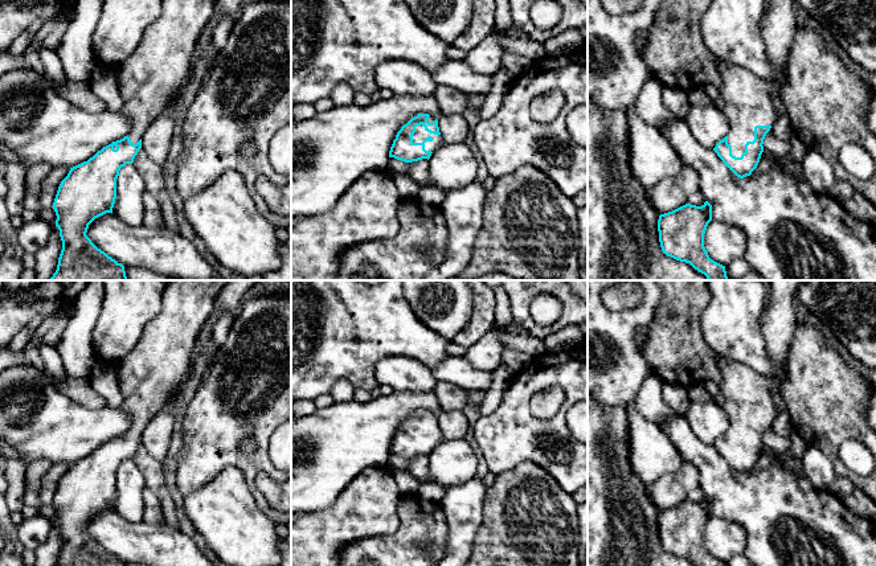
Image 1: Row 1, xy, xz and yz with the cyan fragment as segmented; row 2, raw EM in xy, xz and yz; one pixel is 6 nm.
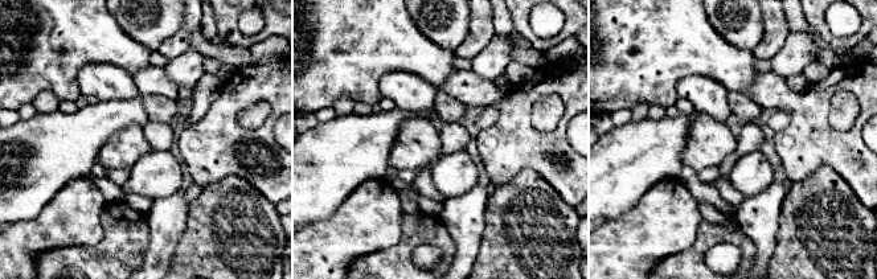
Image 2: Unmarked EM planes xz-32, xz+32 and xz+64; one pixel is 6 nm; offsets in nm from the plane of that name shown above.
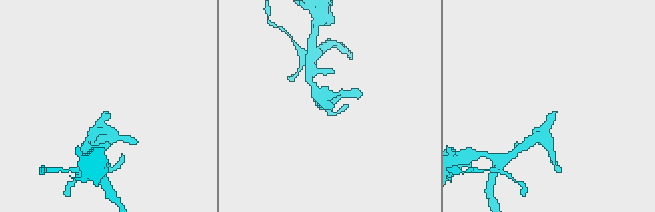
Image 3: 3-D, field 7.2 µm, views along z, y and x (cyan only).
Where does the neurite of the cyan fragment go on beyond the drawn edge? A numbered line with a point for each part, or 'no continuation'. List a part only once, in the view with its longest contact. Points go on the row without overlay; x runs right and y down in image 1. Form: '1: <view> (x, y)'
1: xz (420, 431)

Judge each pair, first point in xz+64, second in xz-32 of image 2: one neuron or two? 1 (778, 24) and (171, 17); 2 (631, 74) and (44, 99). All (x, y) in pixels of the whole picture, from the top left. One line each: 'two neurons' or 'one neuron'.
1: two neurons
2: two neurons

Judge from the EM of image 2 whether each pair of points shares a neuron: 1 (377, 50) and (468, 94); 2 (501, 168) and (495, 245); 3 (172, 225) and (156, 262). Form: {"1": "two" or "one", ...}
{"1": "two", "2": "two", "3": "one"}

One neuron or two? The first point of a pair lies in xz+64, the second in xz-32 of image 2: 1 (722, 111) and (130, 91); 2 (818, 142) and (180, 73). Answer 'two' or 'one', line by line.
1: one
2: two

